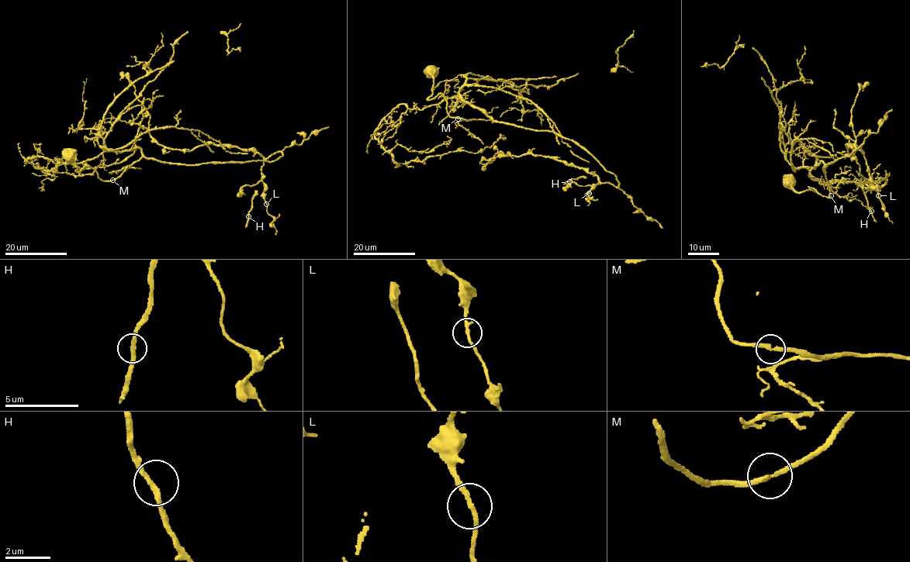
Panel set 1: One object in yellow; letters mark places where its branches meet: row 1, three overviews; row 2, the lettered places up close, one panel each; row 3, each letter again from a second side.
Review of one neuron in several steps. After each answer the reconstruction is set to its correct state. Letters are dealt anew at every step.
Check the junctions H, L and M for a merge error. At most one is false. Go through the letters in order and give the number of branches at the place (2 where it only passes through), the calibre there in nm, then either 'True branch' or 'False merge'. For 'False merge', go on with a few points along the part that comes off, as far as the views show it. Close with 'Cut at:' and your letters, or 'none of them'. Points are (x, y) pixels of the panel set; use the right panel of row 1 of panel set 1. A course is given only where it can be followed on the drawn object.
H: Branches: 2. Thickness 240 nm. True branch
L: Branches: 2. Thickness 200 nm. True branch
M: Branches: 2. Thickness 220 nm. True branch
Cut at: none of them

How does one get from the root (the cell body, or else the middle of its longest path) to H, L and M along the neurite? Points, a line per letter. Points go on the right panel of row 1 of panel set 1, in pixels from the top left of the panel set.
H: (789, 181), (797, 192), (818, 193), (809, 187), (831, 197), (822, 168), (863, 143), (871, 211)
L: (789, 181), (797, 192), (818, 193), (809, 187), (831, 197), (822, 168), (850, 156), (863, 143), (878, 195)
M: (789, 181), (789, 184), (797, 192), (812, 189), (818, 193), (809, 187), (822, 195), (828, 198), (831, 195)

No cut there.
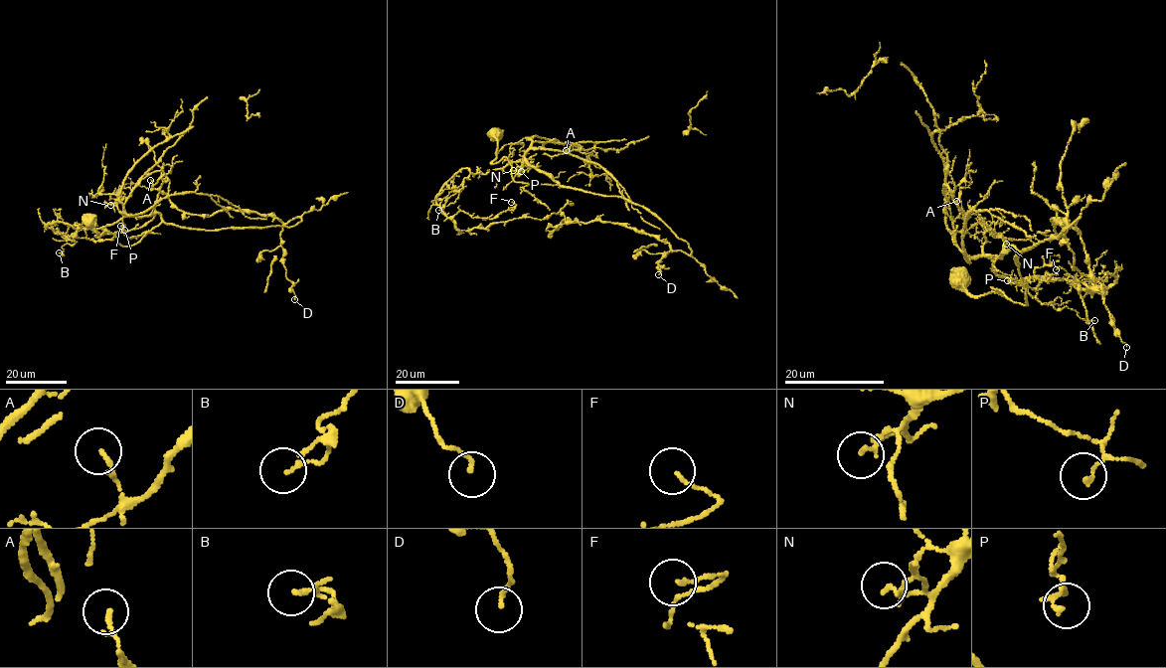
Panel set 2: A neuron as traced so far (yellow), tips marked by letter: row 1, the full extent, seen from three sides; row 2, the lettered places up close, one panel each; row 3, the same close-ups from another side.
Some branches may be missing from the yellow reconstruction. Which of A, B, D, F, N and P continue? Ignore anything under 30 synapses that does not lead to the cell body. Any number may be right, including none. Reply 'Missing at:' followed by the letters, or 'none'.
Missing at: none

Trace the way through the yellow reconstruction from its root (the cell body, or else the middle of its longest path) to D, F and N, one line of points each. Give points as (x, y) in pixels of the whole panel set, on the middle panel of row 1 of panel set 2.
D: (495, 134), (492, 163), (506, 157), (515, 181), (620, 196), (652, 213), (692, 251), (662, 253), (658, 274)
F: (495, 134), (492, 163), (560, 187), (514, 161), (461, 168), (436, 203), (488, 219), (511, 202)
N: (495, 134), (497, 150), (492, 163), (506, 157), (515, 181), (560, 187), (523, 156), (530, 163), (513, 170)

